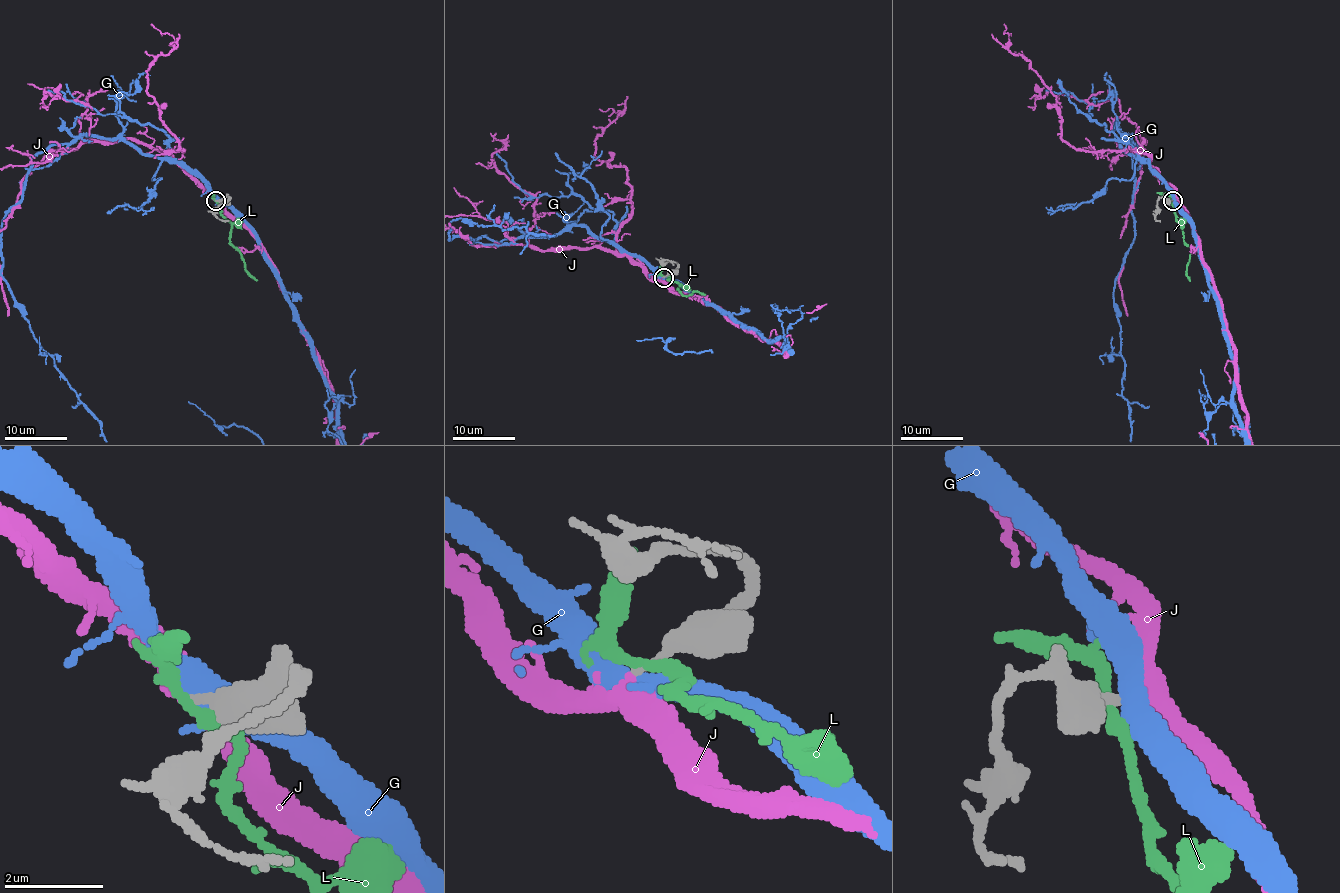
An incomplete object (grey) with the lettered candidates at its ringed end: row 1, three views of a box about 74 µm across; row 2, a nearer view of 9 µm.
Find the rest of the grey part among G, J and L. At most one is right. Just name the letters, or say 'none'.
J

